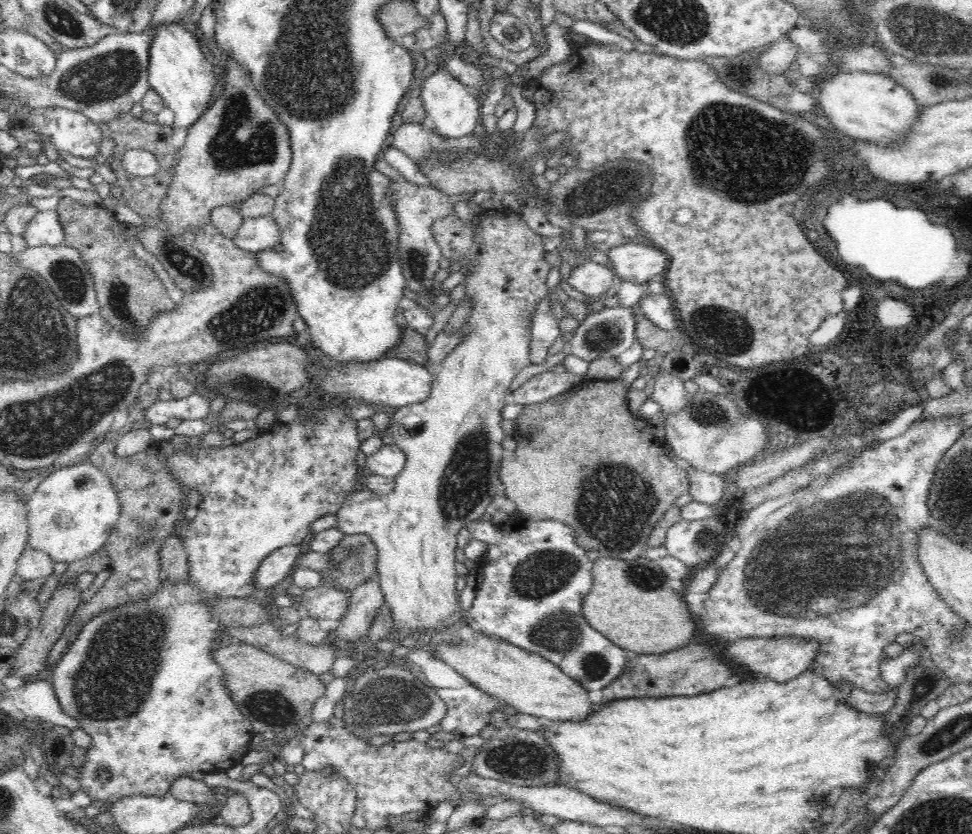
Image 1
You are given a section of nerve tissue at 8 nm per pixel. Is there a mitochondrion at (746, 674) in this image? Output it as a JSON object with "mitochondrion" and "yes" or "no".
{"mitochondrion":"no"}

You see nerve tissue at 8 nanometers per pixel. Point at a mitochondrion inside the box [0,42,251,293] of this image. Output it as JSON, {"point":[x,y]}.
{"point":[110,76]}

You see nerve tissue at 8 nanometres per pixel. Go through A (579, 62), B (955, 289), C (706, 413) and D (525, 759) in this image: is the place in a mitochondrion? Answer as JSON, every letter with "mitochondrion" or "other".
{"A":"other","B":"other","C":"mitochondrion","D":"mitochondrion"}

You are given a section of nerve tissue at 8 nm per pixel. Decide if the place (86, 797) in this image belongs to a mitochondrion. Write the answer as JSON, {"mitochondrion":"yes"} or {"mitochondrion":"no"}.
{"mitochondrion":"no"}

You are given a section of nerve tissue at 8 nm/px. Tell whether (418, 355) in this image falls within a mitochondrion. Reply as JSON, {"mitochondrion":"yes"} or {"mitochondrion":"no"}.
{"mitochondrion":"no"}

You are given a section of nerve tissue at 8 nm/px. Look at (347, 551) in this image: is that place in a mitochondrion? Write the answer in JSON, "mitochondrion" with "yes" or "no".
{"mitochondrion":"yes"}

